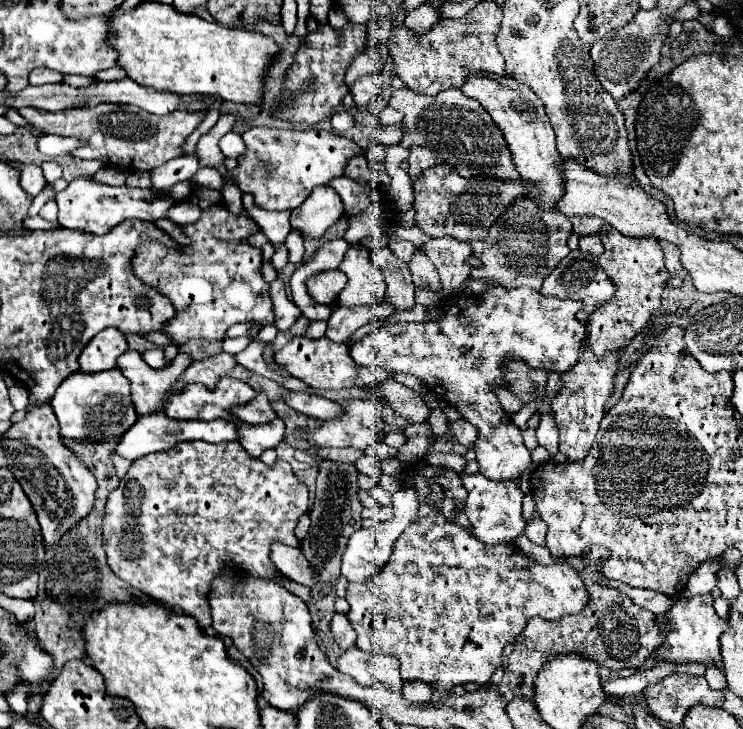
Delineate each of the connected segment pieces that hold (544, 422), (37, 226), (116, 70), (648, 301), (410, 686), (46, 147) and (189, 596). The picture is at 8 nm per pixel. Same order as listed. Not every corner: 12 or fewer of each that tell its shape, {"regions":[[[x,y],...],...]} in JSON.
{"regions":[[[552,414],[538,426],[538,444],[558,452],[558,428]],[[39,215],[27,217],[23,225],[30,230],[56,230],[58,221],[48,222]],[[119,66],[100,70],[98,80],[120,80],[126,72]],[[602,226],[600,266],[618,290],[590,314],[588,348],[624,350],[662,306],[656,240]],[[406,680],[402,694],[412,702],[430,702],[432,688]],[[38,136],[46,156],[66,156],[78,146],[76,138]],[[180,442],[110,492],[118,578],[212,624],[230,560],[274,580],[308,488],[238,442]]]}

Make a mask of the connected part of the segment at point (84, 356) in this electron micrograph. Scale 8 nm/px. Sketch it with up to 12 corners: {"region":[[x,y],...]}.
{"region":[[116,328],[98,332],[80,354],[80,372],[116,366],[126,338]]}

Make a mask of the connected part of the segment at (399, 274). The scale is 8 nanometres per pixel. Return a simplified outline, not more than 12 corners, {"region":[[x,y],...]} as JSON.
{"region":[[388,247],[371,251],[396,312],[416,306],[408,264]]}

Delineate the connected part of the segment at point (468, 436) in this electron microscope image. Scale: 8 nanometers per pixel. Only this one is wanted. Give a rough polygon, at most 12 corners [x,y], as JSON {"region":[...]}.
{"region":[[462,418],[450,422],[450,432],[472,448],[478,430]]}

